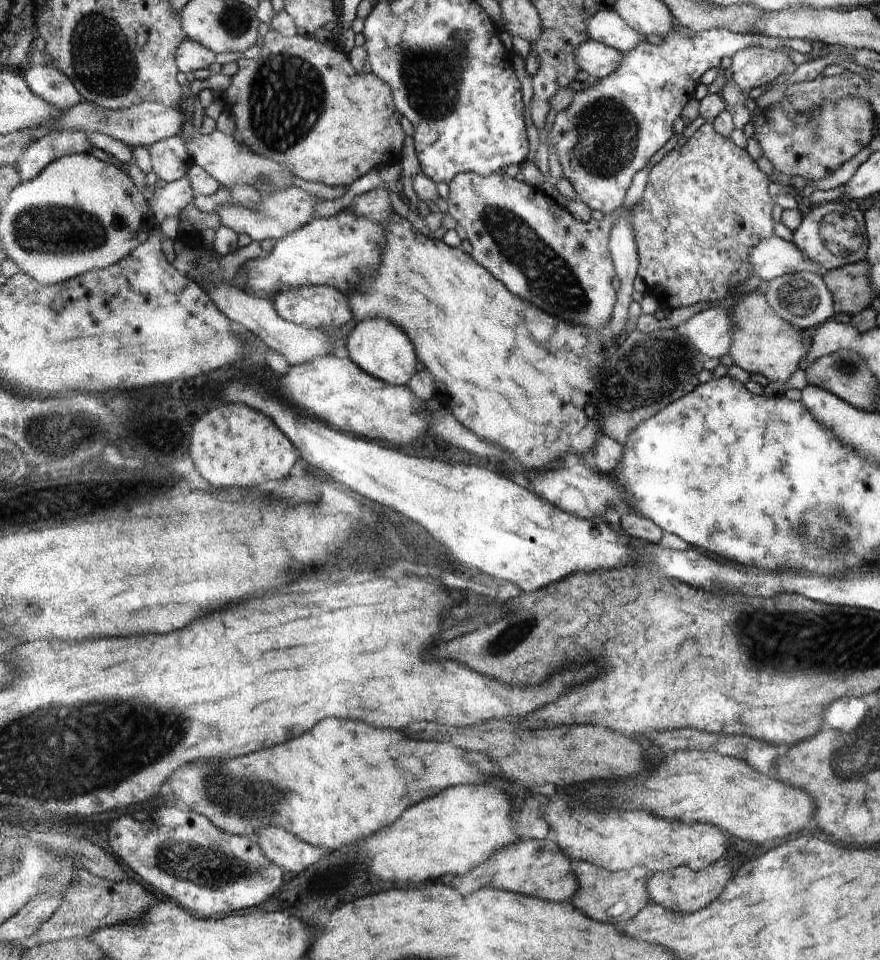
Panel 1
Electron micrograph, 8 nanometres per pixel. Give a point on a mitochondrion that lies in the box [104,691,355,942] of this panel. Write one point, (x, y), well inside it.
(239, 796)

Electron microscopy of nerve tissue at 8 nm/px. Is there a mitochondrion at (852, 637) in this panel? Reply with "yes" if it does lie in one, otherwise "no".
yes

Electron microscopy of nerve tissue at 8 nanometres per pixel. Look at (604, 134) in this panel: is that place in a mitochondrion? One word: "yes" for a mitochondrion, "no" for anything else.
yes

